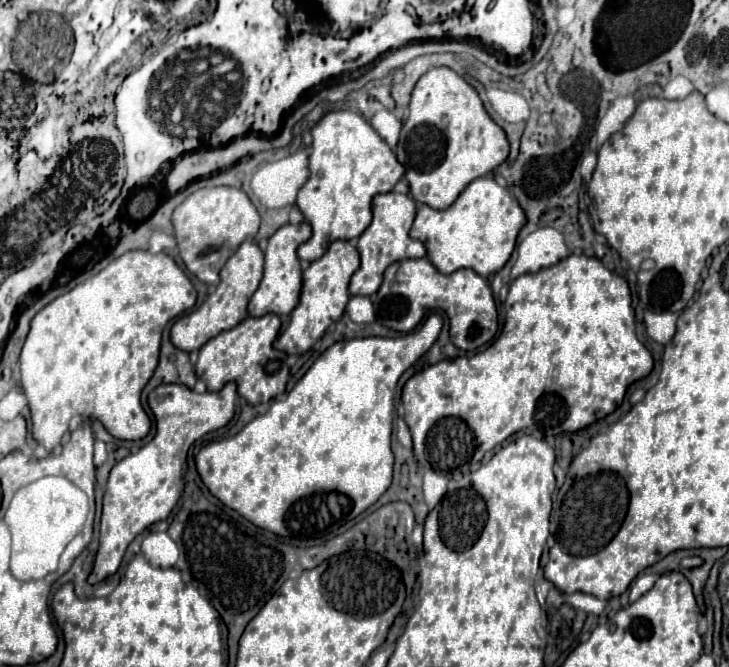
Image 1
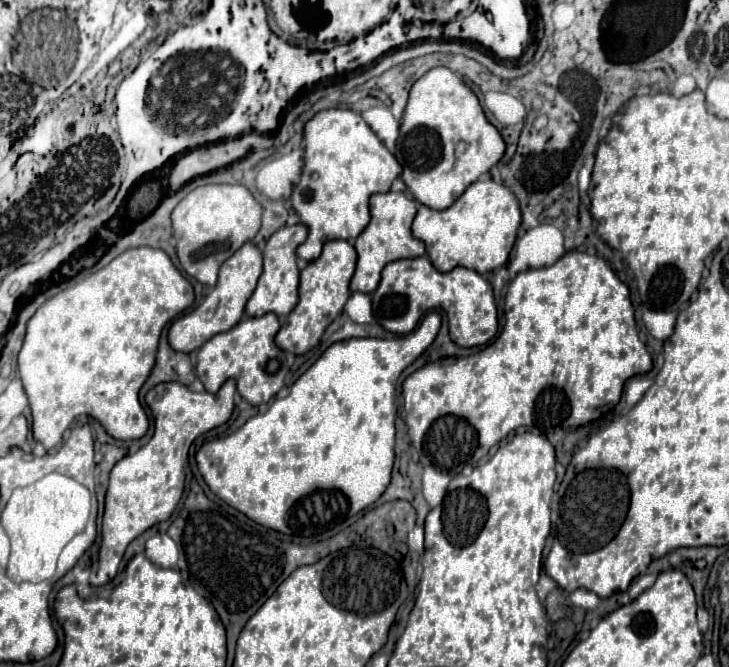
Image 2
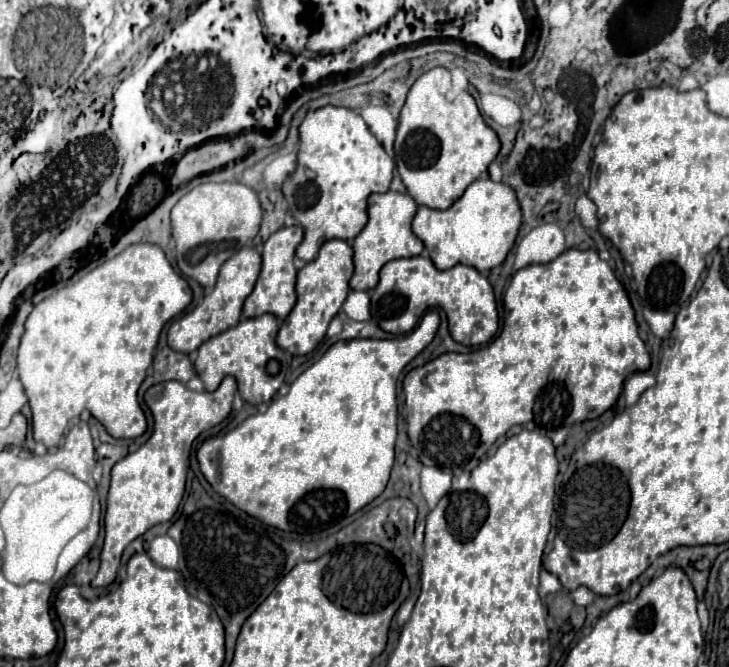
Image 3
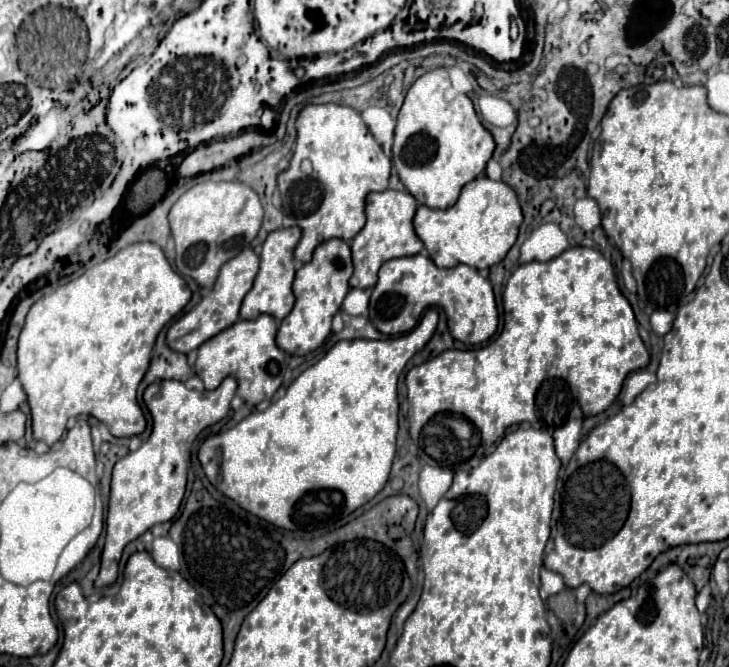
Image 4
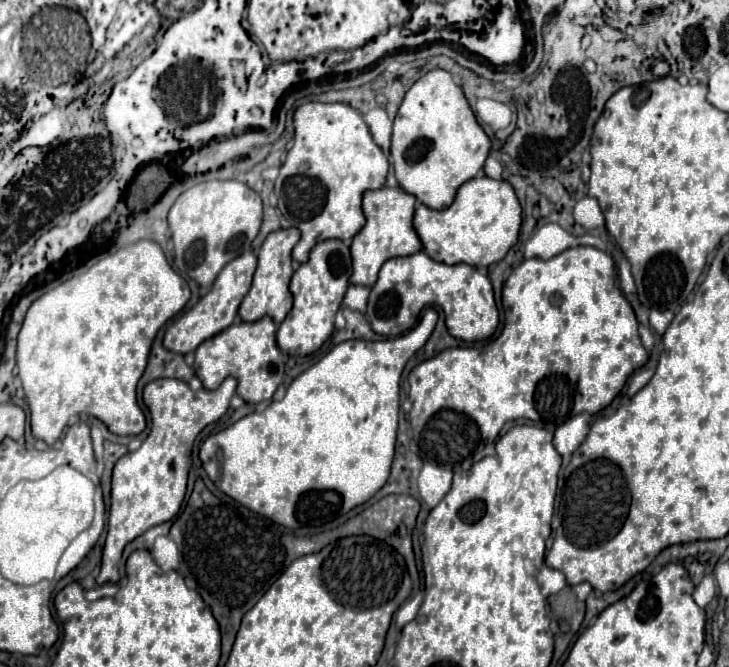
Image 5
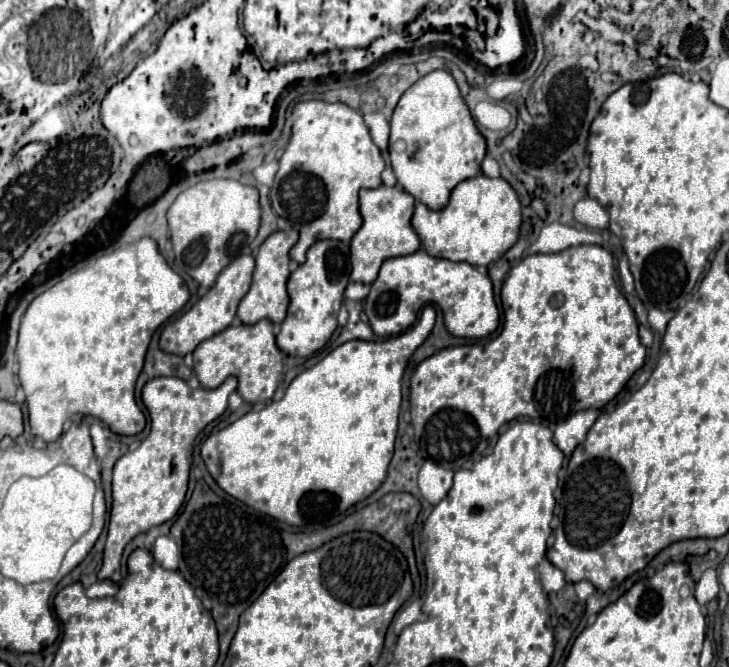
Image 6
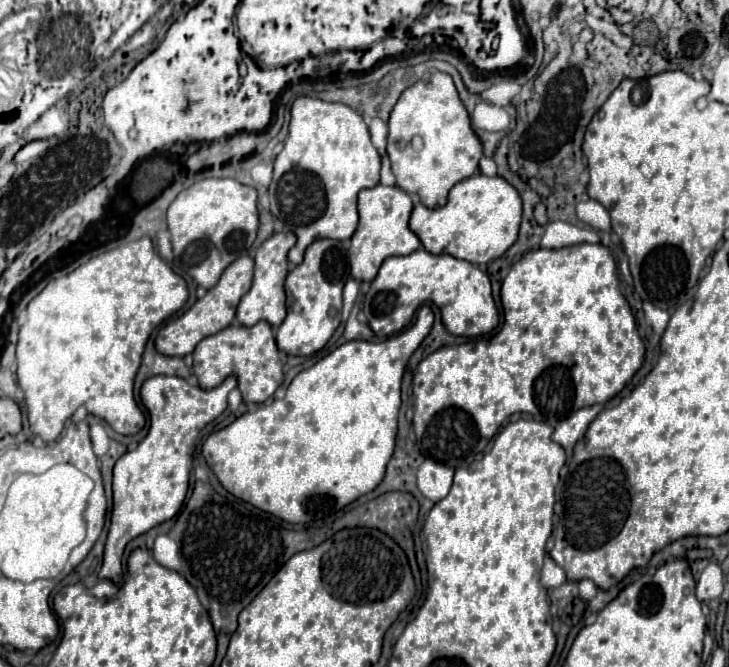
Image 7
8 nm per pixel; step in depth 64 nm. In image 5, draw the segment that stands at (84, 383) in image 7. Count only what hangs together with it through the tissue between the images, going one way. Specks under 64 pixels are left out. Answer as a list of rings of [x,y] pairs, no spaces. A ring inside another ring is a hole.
[[[140,240],[136,244],[130,244],[126,248],[120,248],[116,254],[100,260],[98,264],[94,264],[90,270],[86,270],[84,274],[80,276],[74,276],[66,282],[62,282],[60,286],[56,286],[54,290],[42,294],[40,298],[36,298],[32,302],[32,306],[28,308],[26,312],[26,318],[24,318],[24,324],[22,324],[22,330],[18,334],[18,350],[16,350],[16,362],[18,362],[18,378],[22,380],[22,388],[24,388],[24,394],[26,394],[26,400],[28,400],[28,406],[30,406],[30,426],[32,426],[32,436],[34,438],[40,438],[44,440],[48,446],[52,446],[60,436],[62,436],[62,430],[66,426],[66,422],[70,420],[70,416],[74,414],[92,414],[96,416],[98,420],[102,420],[110,432],[114,434],[120,434],[120,436],[130,436],[130,434],[140,434],[146,426],[146,420],[144,420],[144,412],[140,410],[138,402],[136,402],[136,384],[146,368],[146,362],[148,362],[148,354],[150,354],[150,346],[152,346],[152,340],[156,336],[156,332],[164,326],[174,316],[178,314],[186,302],[190,300],[190,290],[186,286],[186,282],[170,268],[170,264],[166,262],[166,256],[162,252],[162,248],[152,242],[152,240]]]

